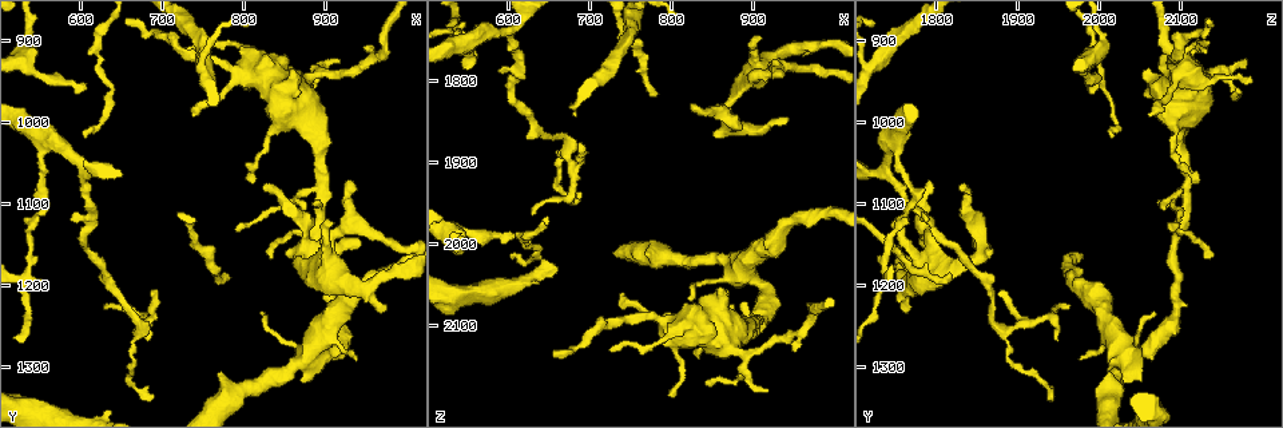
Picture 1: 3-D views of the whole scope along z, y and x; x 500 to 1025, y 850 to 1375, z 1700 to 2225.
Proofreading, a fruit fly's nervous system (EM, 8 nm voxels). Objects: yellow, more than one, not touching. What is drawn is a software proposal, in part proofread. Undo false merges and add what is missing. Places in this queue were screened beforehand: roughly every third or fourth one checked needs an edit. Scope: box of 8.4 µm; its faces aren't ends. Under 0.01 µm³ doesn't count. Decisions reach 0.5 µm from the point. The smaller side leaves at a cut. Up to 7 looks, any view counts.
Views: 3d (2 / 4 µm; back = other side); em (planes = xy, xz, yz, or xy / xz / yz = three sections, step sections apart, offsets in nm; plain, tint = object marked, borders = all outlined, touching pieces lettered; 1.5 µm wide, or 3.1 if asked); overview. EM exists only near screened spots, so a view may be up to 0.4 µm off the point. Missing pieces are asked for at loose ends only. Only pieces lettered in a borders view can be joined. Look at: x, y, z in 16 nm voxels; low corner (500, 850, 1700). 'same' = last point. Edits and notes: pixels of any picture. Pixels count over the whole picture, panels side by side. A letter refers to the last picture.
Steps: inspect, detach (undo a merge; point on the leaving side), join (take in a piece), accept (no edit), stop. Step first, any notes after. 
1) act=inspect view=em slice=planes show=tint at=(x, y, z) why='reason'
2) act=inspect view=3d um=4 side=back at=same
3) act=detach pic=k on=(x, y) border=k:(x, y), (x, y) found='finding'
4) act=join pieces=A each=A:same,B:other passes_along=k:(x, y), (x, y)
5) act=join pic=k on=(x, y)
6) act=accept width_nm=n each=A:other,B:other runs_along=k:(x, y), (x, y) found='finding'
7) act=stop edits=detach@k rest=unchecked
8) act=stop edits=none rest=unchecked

act=inspect view=3d um=4 at=(905, 940, 2130) why='sharp bend'

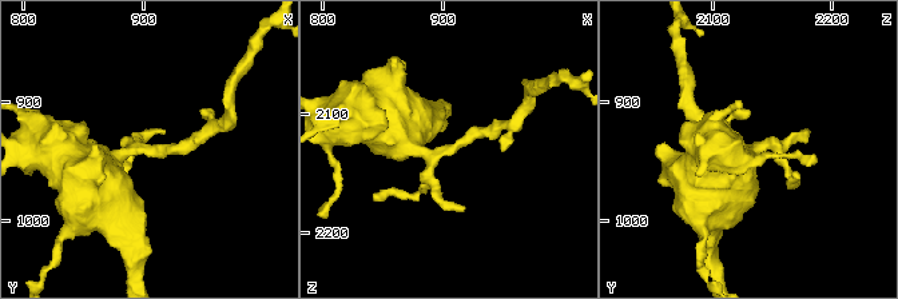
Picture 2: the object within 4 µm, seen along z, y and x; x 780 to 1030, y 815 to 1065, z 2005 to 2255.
act=inspect view=em slice=planes show=borders at=(900, 942, 2134)

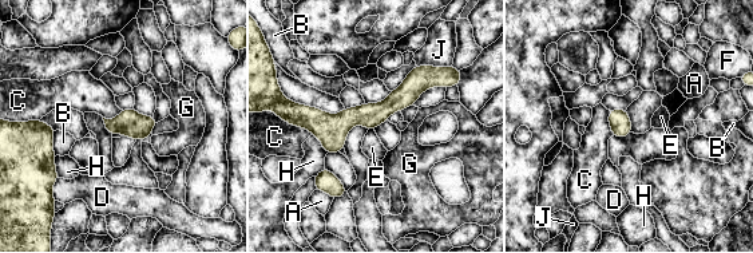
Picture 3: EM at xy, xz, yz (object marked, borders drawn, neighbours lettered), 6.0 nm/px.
act=accept width_nm=90 each=A:other,B:other,C:other,D:other,E:other,F:other,G:other,H:other,J:other runs_along=3:(425, 83), (344, 121), (278, 110) found='continuous, no second neuron'

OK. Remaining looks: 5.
act=inspect view=em slice=planes show=borders at=(825, 1080, 1830) why='free end'

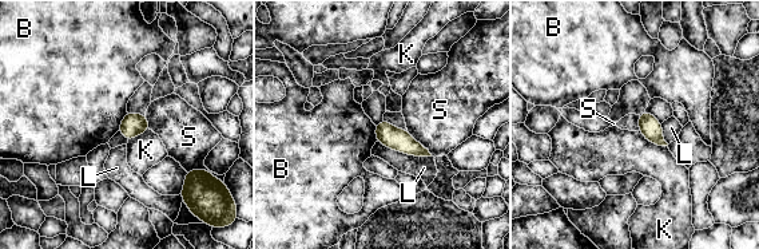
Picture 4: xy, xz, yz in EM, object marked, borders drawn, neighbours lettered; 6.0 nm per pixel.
act=accept each=B:other,K:other,L:other,S:other found='no lettered piece goes on from it'

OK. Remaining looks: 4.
act=inspect view=3d um=2 at=(910, 1125, 1745) why='branch stops here'

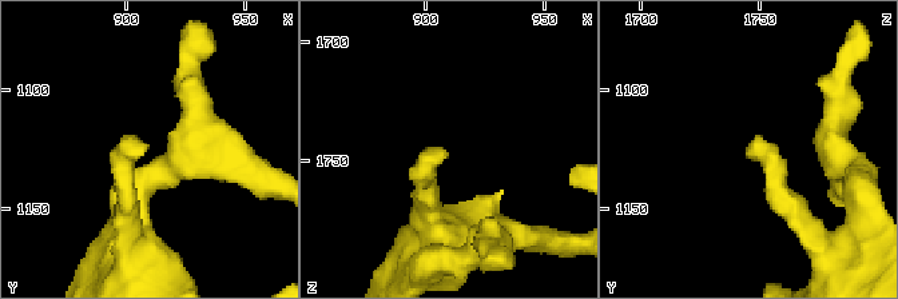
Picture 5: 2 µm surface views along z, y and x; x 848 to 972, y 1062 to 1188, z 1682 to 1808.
act=inspect view=em slice=planes show=plain at=(911, 1125, 1747) why='need the tissue'

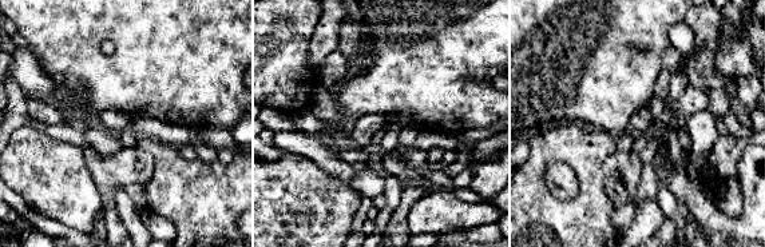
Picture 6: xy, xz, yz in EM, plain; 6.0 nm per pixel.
act=inspect view=em slice=planes show=borders at=same

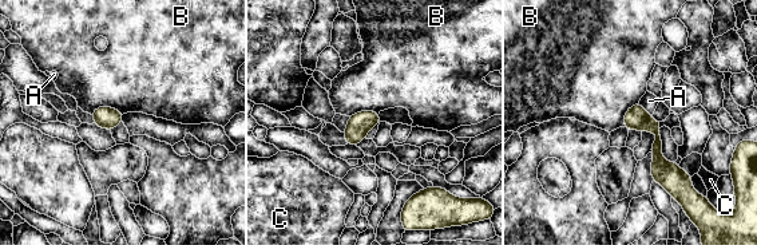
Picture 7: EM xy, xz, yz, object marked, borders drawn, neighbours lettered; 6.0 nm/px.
act=accept longest_contact=B:200nm each=A:other,B:other,C:other found='no lettered piece goes on from it'

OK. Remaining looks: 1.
act=stop edits=none rest=unchecked

